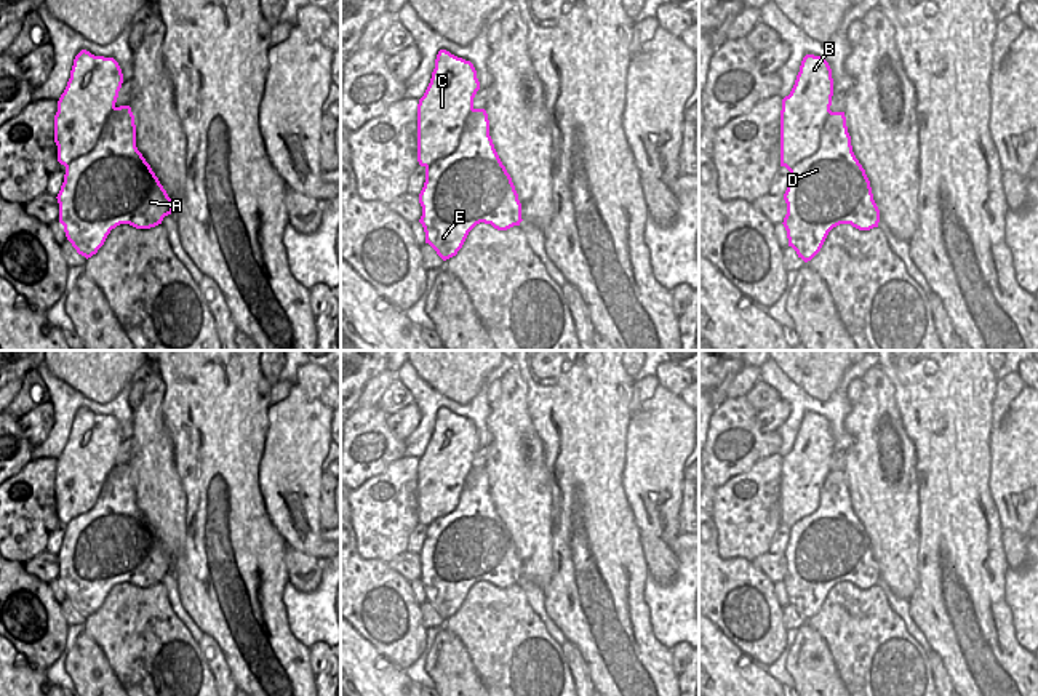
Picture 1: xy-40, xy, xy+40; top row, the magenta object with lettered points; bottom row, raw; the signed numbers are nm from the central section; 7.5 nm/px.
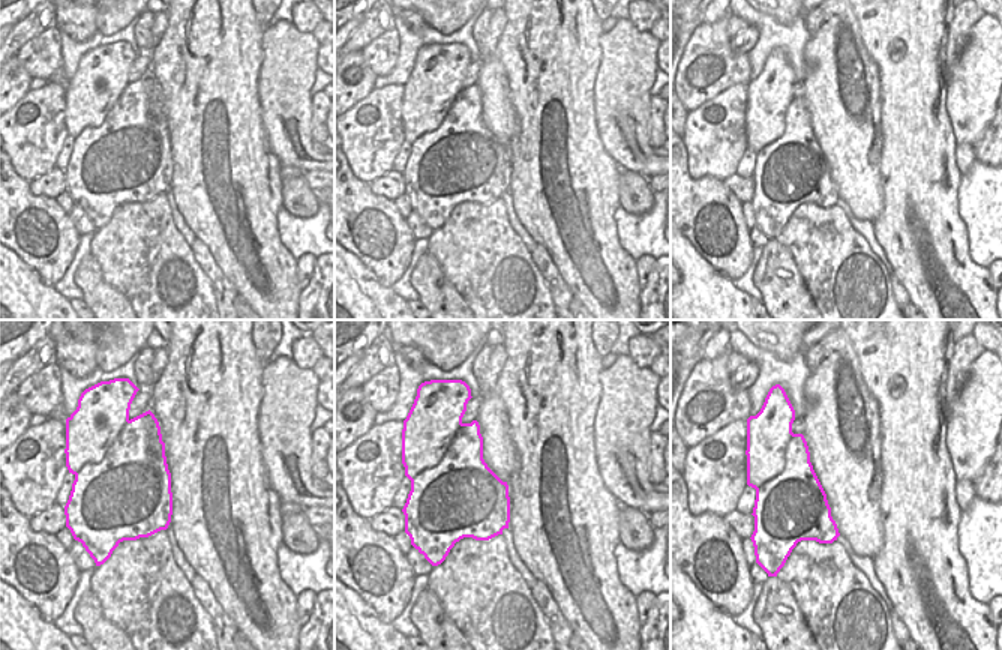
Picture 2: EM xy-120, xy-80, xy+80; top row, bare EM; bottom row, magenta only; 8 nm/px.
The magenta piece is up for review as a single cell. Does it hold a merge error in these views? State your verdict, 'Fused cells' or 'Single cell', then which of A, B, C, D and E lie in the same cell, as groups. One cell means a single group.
Fused cells. Groups: A D E / B C

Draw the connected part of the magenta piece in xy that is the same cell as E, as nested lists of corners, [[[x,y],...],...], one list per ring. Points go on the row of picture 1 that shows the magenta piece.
[[[472,109],[454,154],[425,168],[419,222],[429,243],[446,261],[457,254],[480,222],[497,230],[520,226],[521,203],[489,136],[485,109]]]

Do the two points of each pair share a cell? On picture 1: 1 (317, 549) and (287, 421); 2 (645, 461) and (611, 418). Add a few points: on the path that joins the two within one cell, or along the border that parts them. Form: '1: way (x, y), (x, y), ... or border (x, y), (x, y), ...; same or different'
1: way (309, 517), (309, 495), (293, 479), (293, 453); same
2: border (632, 413), (627, 431), (627, 456), (621, 472); different

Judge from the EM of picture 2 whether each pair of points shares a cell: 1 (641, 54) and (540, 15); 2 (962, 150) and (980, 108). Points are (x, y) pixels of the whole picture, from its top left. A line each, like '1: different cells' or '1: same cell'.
1: different cells
2: different cells

